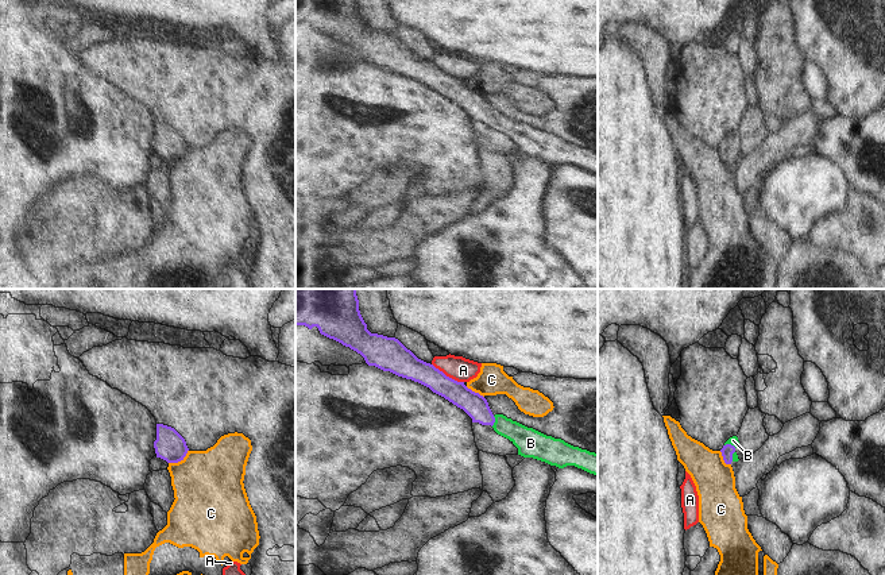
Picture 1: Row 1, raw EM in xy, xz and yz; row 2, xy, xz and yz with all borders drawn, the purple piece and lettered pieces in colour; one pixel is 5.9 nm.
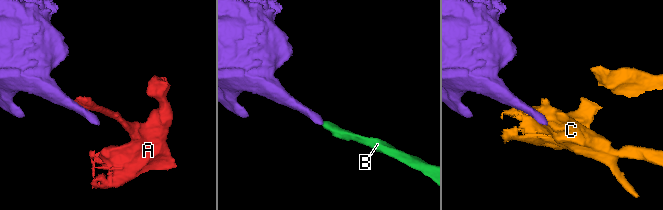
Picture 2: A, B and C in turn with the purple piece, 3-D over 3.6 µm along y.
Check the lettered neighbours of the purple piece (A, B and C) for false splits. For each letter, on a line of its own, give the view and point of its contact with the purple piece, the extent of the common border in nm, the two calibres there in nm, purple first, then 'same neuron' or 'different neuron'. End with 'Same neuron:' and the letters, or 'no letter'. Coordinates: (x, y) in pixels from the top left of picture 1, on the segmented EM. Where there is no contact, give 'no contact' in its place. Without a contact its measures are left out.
A: meets purple in xz at (448, 377); contact 220 nm long; 150 nm thick on the purple side, 140 nm on the other; different neuron
B: meets purple in xz at (494, 421); contact 70 nm long; 140 nm thick on the purple side, 160 nm on the other; same neuron
C: meets purple in xy at (180, 460); contact 150 nm long; 180 nm thick on the purple side, 420 nm on the other; different neuron
Same neuron: B

